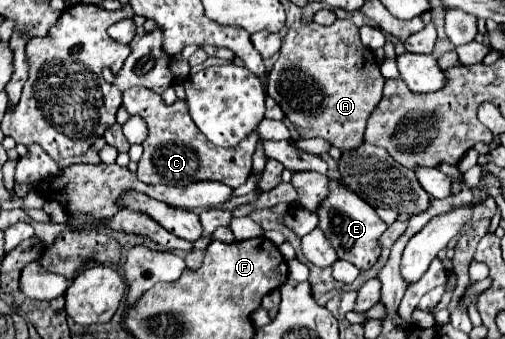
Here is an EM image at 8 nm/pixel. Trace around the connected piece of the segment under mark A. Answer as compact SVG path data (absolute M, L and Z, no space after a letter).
M337 19L329 27L311 23L301 29L289 29L283 37L279 59L275 61L267 83L267 95L271 95L281 105L285 117L293 123L293 127L303 139L321 137L333 147L349 151L357 149L363 143L365 123L373 113L375 103L379 103L379 99L383 97L385 77L379 71L375 53L361 43L359 29L347 19Z

